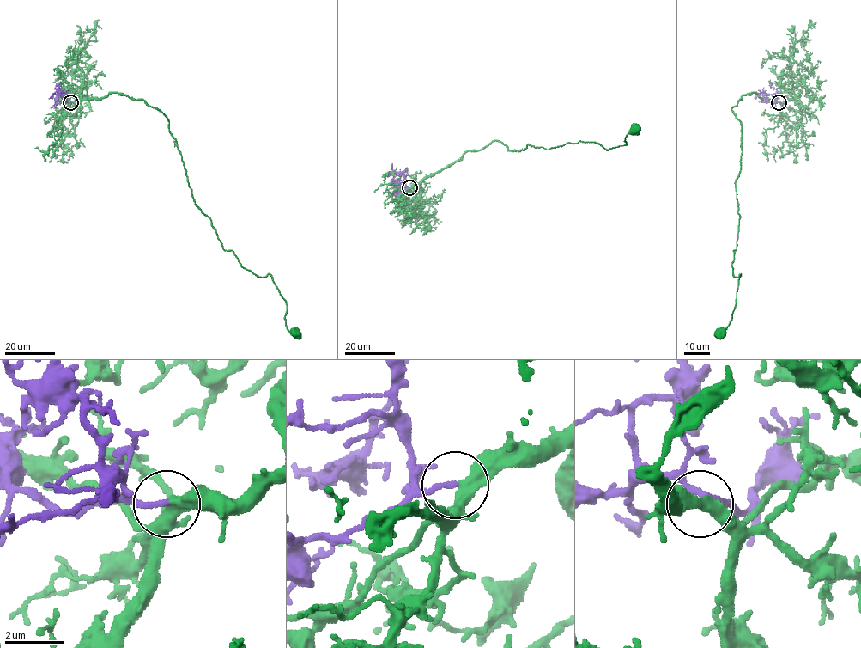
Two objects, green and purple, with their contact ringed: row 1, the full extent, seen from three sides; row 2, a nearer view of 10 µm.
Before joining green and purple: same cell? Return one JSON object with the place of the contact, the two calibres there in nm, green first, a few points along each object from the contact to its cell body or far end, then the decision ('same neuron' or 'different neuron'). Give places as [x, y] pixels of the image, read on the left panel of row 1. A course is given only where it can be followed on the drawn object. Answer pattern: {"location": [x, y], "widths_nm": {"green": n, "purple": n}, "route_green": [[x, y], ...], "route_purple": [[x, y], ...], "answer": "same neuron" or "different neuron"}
{"location": [70, 102], "widths_nm": {"green": 400, "purple": 180}, "route_green": [[69, 102], [123, 93], [158, 108], [194, 204], [222, 247], [271, 277], [296, 335]], "route_purple": [[69, 102], [64, 101], [58, 92], [48, 98]], "answer": "same neuron"}

